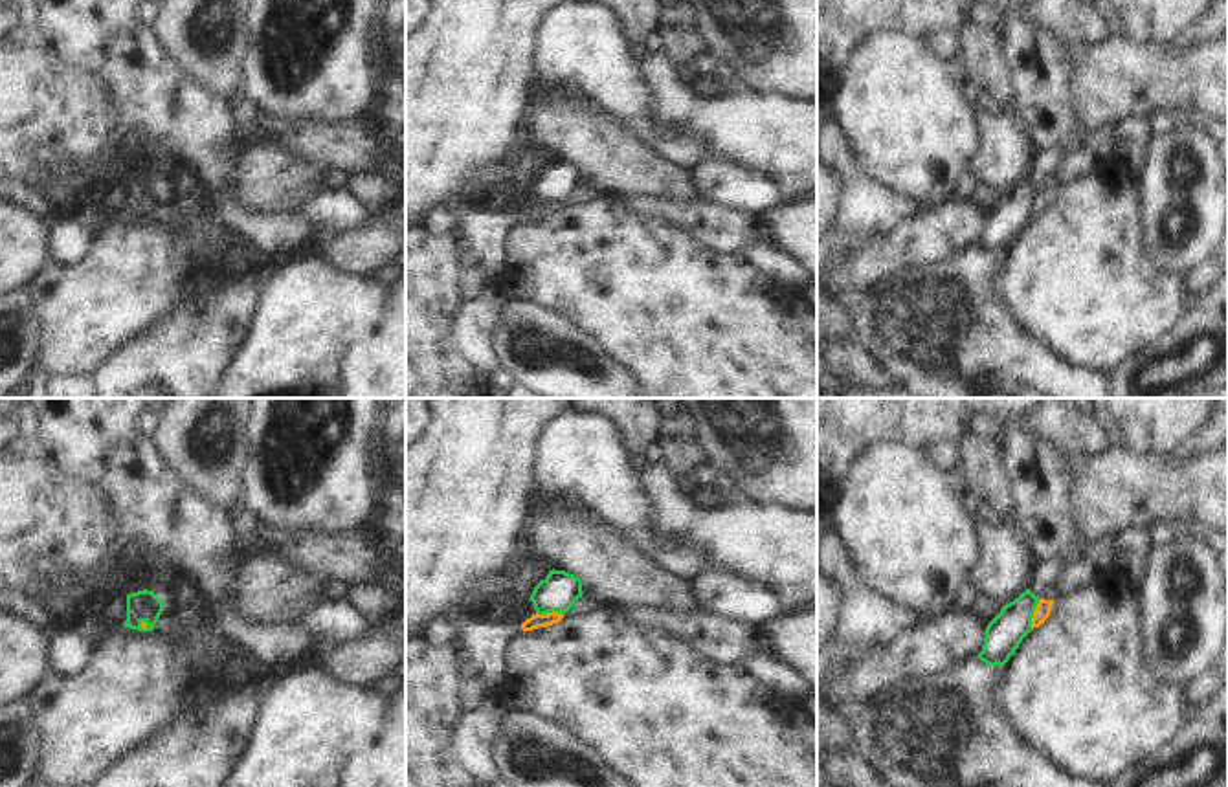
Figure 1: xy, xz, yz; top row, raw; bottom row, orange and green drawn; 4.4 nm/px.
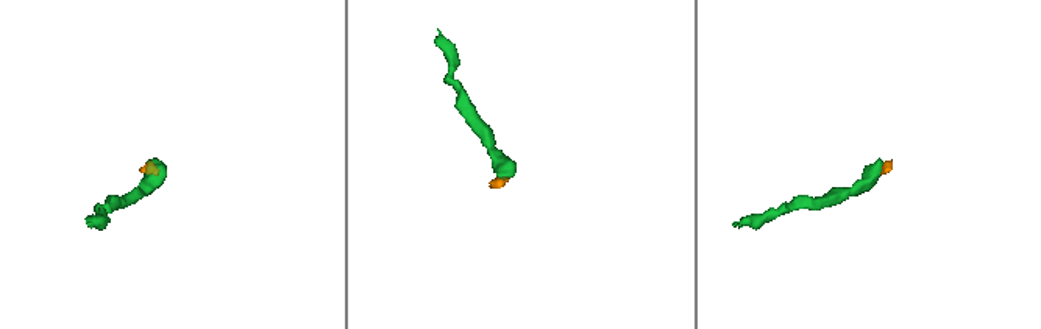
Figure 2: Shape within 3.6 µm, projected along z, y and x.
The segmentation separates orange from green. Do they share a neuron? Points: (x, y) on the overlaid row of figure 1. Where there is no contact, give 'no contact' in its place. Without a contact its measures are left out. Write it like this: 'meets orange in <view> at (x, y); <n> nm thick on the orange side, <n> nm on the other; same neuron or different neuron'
meets orange in yz at (1034, 613); 70 nm thick on the orange side, 160 nm on the other; different neuron

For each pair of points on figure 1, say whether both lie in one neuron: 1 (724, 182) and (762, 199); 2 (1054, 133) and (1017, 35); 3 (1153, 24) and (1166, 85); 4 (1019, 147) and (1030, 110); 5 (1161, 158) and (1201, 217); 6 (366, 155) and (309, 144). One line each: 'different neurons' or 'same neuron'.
1: same neuron
2: same neuron
3: different neurons
4: different neurons
5: same neuron
6: same neuron

